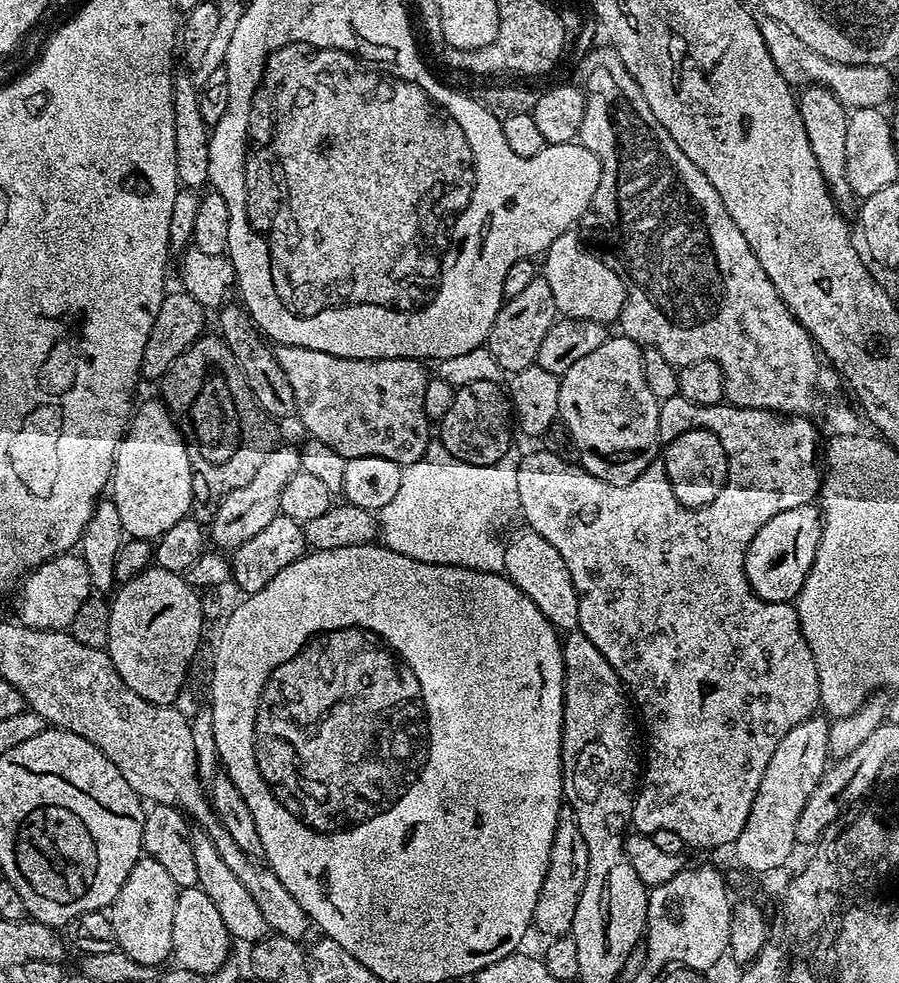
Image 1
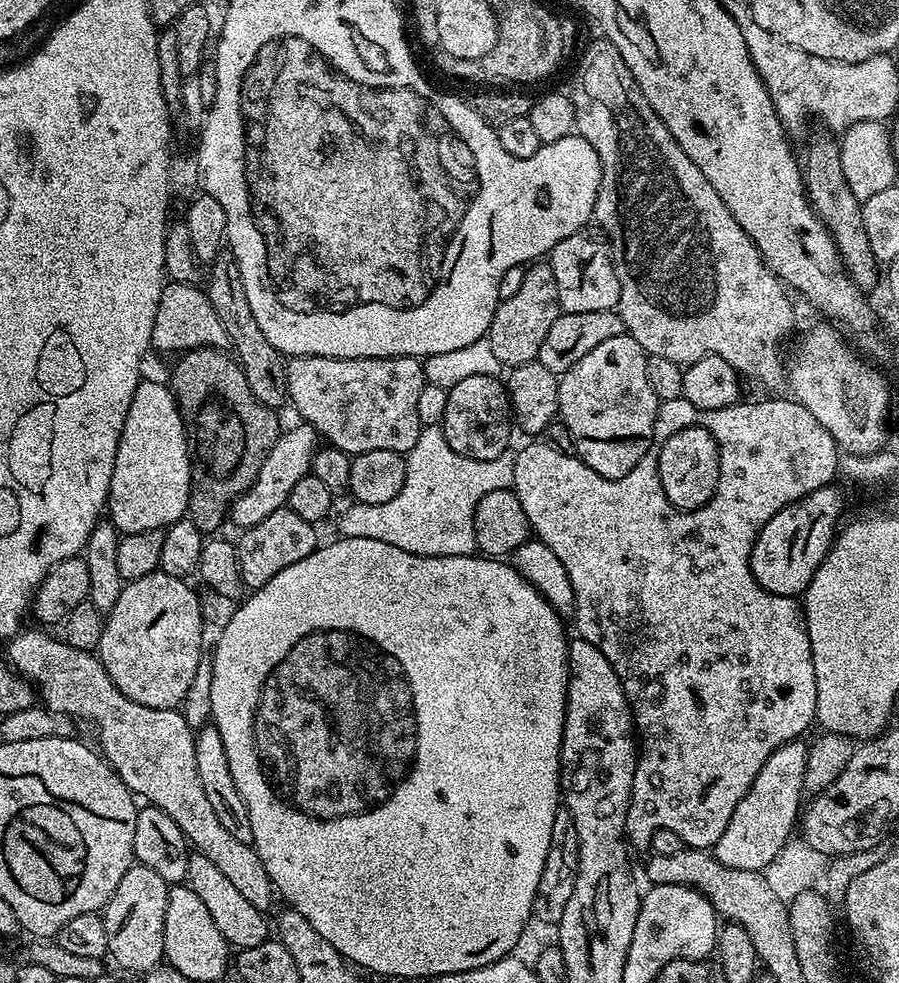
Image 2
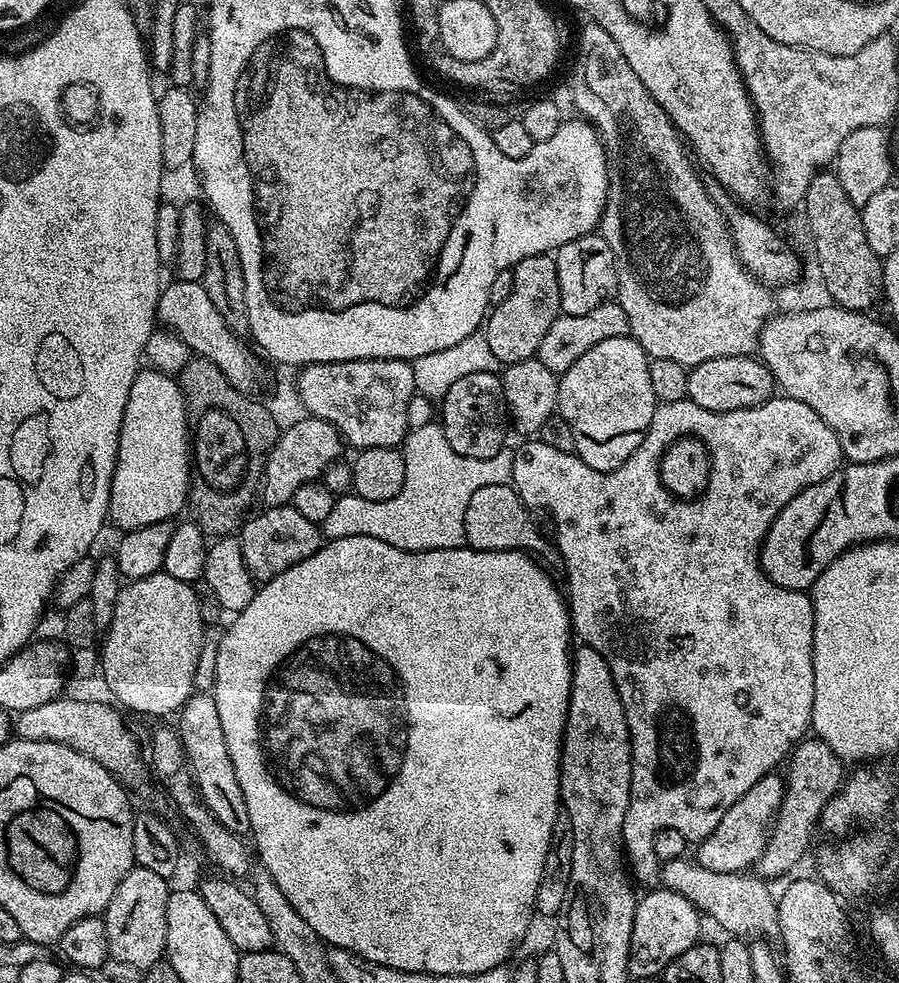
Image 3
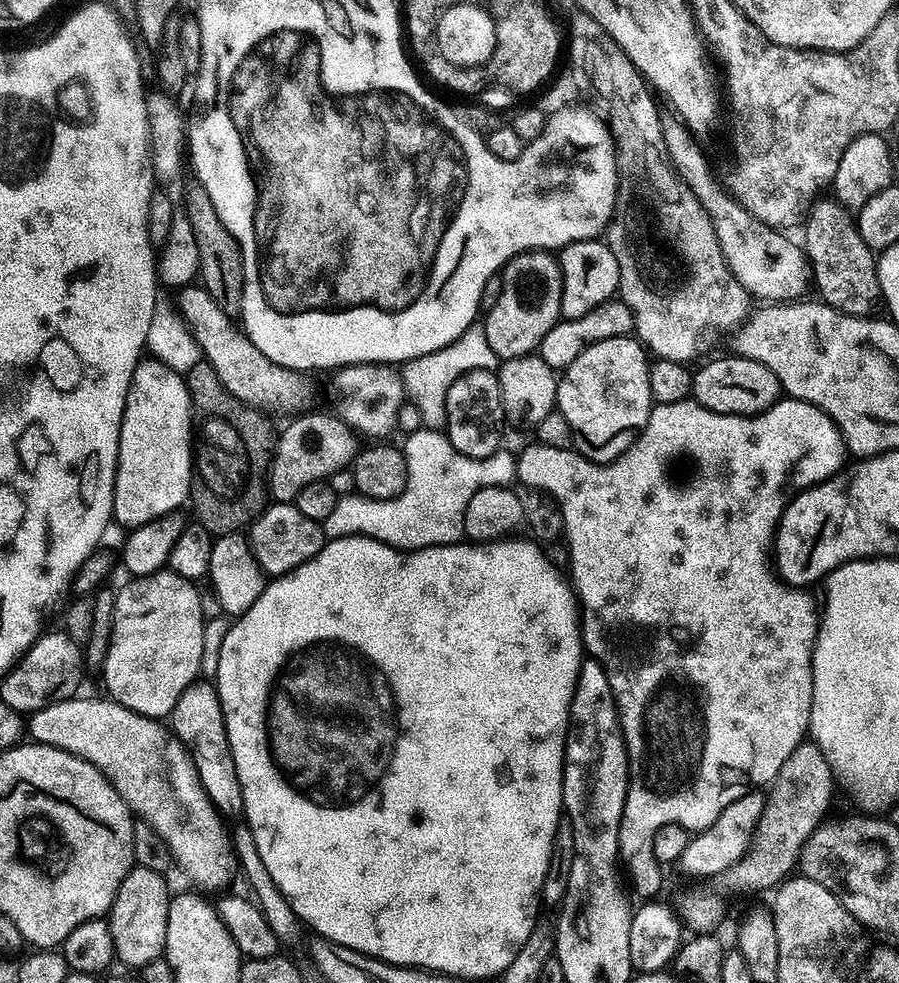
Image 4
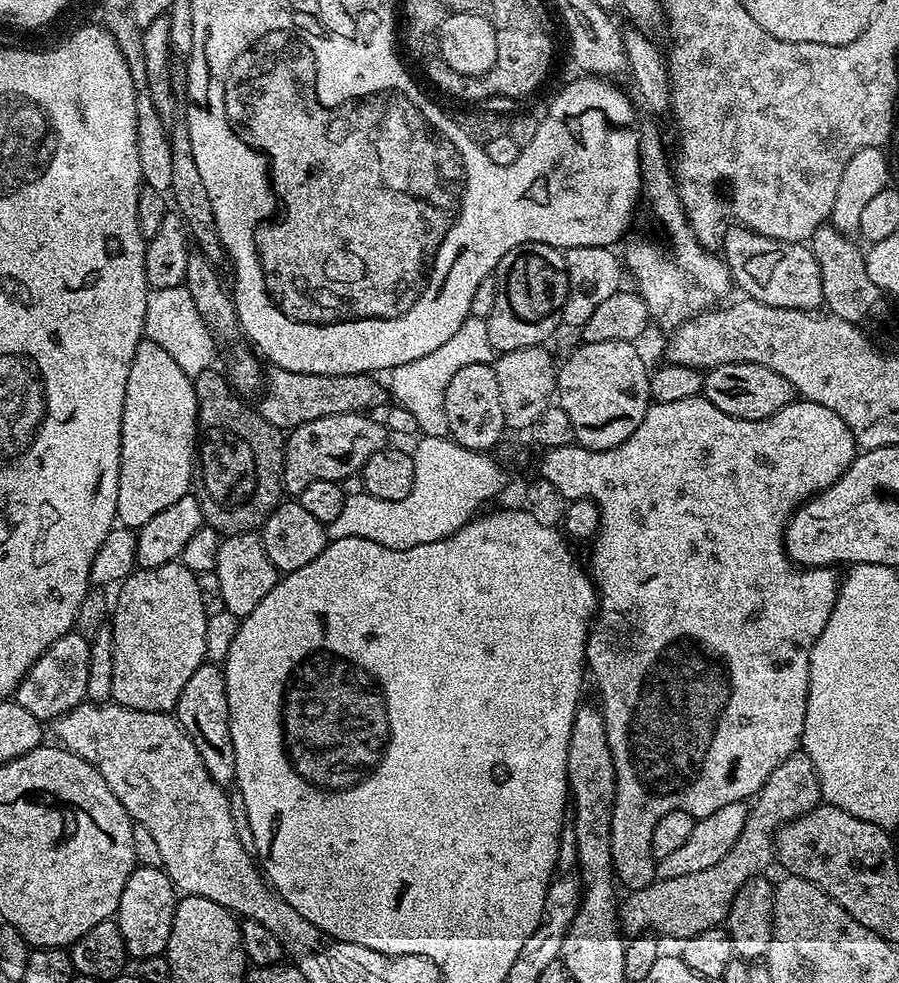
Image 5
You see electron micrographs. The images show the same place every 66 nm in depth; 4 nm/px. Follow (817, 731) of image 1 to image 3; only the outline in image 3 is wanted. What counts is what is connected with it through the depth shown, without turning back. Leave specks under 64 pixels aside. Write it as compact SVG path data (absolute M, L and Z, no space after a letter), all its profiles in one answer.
M769 774L754 782L754 786L750 786L750 790L746 790L746 794L742 794L726 814L722 814L722 822L718 822L716 829L705 840L699 841L697 848L700 849L694 853L696 863L718 874L751 869L768 845L768 834L783 797L784 782L779 775Z

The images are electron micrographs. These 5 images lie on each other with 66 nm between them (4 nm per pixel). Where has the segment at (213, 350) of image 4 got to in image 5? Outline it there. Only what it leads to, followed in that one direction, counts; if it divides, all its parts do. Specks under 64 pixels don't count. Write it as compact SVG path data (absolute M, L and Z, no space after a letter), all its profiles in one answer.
M269 367L259 397L258 411L274 427L291 430L314 418L330 418L334 414L351 412L367 413L368 408L383 409L389 403L390 393L375 375L359 372L358 374L302 374L285 368Z

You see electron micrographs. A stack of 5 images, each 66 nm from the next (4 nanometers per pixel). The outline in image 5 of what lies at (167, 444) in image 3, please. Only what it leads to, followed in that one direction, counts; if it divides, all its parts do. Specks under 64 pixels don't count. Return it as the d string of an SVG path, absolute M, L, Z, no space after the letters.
M150 339L140 341L134 350L134 362L130 362L130 374L126 378L126 398L122 410L120 431L120 477L118 478L118 506L116 520L125 528L138 530L166 506L174 506L178 498L189 495L194 484L194 457L198 448L196 422L196 395L192 389L193 377L178 367L178 362Z

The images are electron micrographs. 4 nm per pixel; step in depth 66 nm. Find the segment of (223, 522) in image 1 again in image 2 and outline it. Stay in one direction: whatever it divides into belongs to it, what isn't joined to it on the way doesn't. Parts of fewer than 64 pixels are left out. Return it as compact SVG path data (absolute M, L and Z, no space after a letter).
M303 422L297 423L297 428L281 431L280 436L274 442L274 446L266 454L262 462L262 470L258 470L258 478L247 488L240 497L232 502L230 509L231 523L237 524L237 529L253 528L262 522L262 518L267 518L269 514L274 514L274 510L285 507L290 498L290 490L294 490L294 482L298 482L303 476L309 475L312 471L312 459L318 449L318 433L311 424Z

